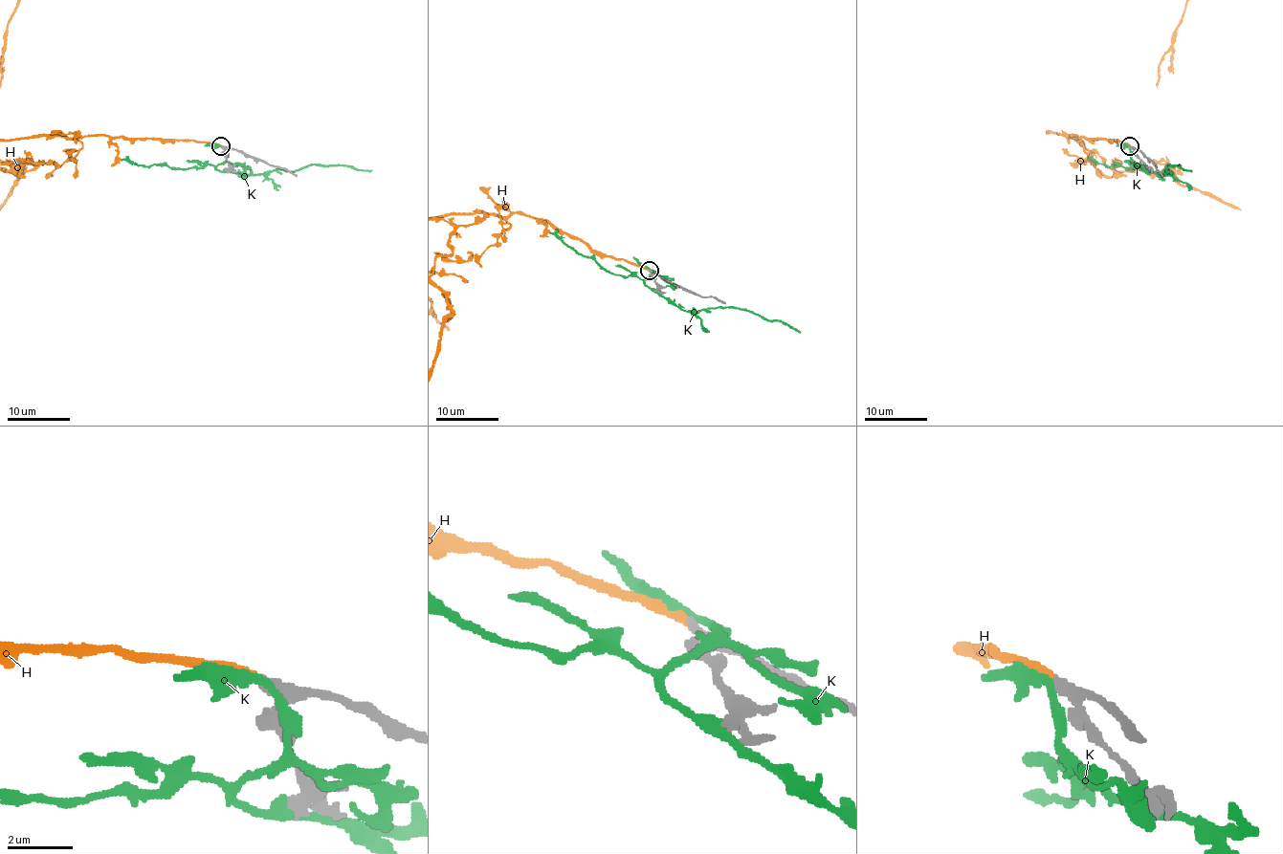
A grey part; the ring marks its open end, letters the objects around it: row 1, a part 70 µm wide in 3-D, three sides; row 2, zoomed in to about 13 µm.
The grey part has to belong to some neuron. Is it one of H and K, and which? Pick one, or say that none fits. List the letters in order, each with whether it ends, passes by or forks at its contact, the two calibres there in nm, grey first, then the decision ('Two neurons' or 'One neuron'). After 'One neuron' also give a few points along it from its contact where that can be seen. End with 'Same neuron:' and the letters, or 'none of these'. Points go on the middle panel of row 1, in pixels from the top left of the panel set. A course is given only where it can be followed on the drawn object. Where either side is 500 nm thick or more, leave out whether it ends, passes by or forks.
H: It ends there. Thickness 240 nm (grey) against 280 nm. One neuron
K: It passes by. Thickness 240 nm (grey) against 240 nm. Two neurons
Same neuron: H

